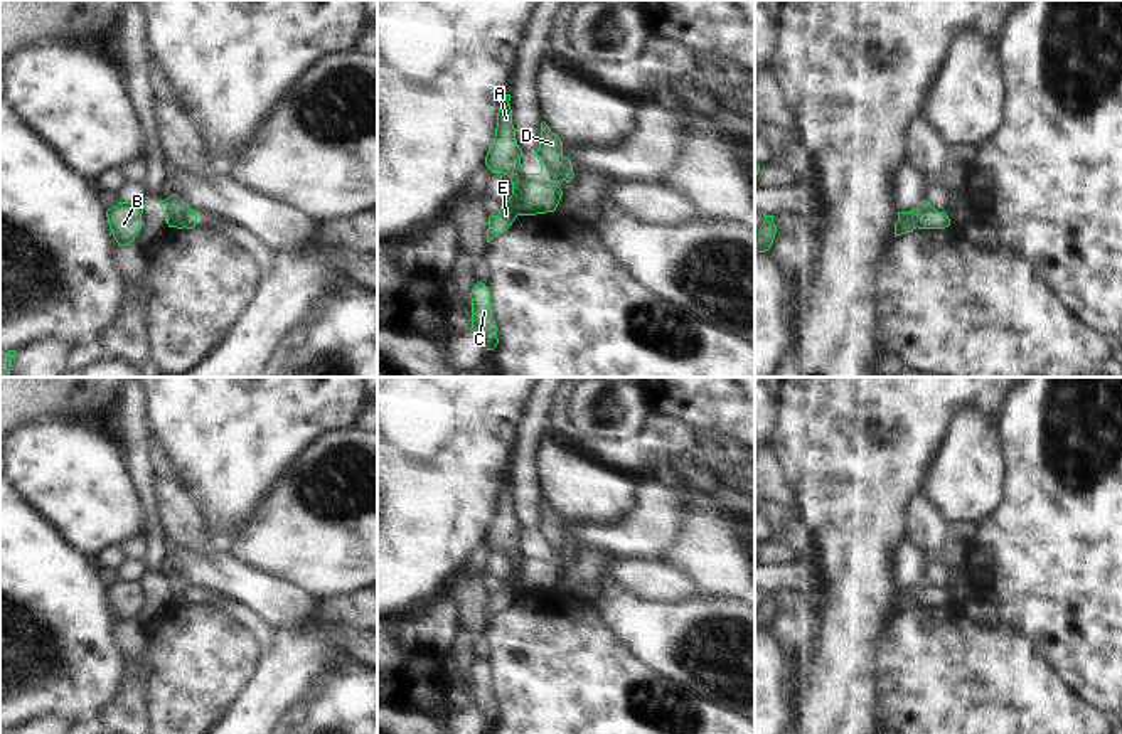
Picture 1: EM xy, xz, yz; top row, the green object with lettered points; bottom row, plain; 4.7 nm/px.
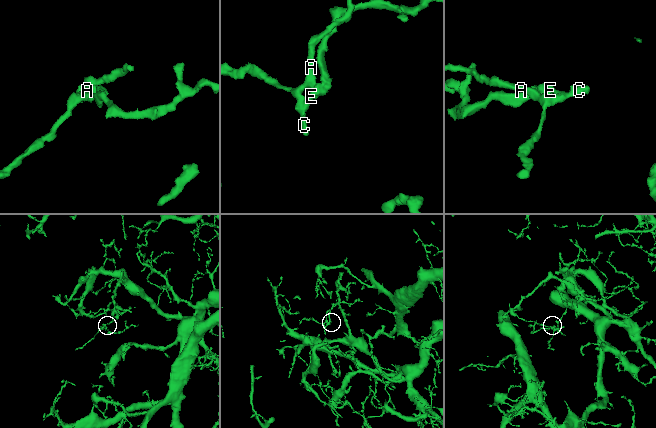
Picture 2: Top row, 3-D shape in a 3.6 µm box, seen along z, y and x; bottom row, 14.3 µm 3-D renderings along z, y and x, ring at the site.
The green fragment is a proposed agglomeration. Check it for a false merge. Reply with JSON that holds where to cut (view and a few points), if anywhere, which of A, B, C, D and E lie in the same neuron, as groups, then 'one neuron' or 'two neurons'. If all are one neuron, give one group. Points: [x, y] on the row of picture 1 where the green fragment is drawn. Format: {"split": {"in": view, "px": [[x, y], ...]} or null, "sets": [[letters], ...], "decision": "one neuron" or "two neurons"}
{"split": {"in": "xz", "px": [[565, 159], [565, 169], [560, 174], [541, 174]]}, "sets": [["A", "B", "C", "E"], ["D"]], "decision": "two neurons"}

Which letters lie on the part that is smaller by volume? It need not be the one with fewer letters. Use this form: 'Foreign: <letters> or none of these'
Foreign: D

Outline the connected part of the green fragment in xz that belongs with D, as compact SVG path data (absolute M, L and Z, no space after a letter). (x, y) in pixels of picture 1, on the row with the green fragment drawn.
M541 123L541 143L536 152L536 157L541 165L541 173L556 177L564 170L564 157L563 157L563 141L556 133L549 130L549 126Z

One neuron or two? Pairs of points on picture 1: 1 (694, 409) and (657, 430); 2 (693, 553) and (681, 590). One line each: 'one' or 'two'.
1: two
2: two

